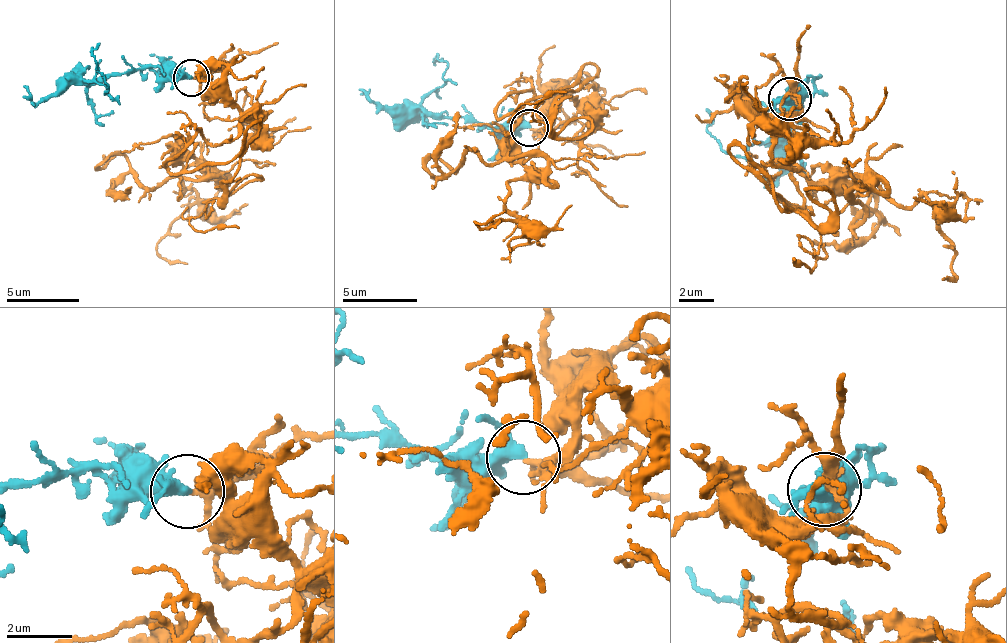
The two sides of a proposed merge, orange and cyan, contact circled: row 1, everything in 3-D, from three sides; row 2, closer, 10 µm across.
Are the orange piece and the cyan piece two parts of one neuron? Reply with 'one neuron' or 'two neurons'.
one neuron

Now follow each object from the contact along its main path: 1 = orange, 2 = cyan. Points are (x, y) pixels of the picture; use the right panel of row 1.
1: (791, 97), (761, 123), (775, 165), (798, 167), (769, 177), (921, 197), (953, 247), (943, 277)
2: (791, 97), (793, 107), (785, 101), (777, 137), (728, 152), (707, 128), (707, 109)

